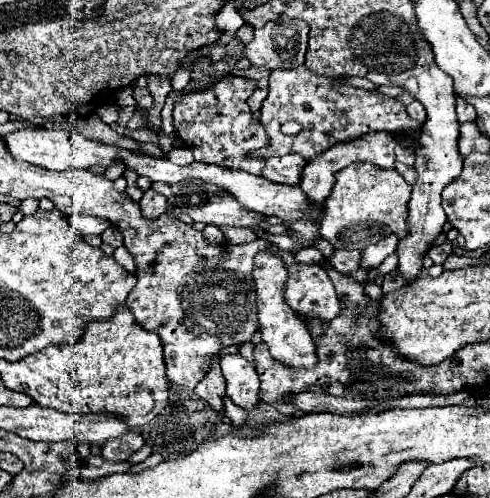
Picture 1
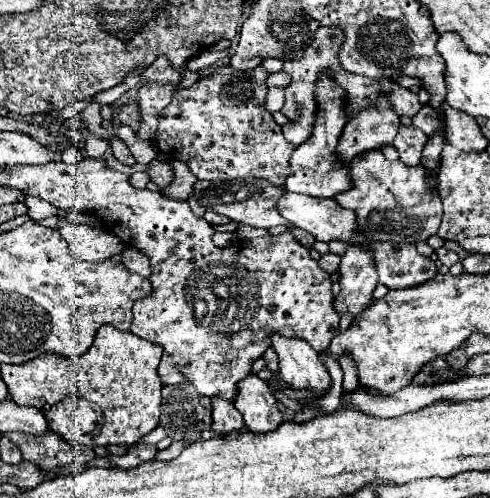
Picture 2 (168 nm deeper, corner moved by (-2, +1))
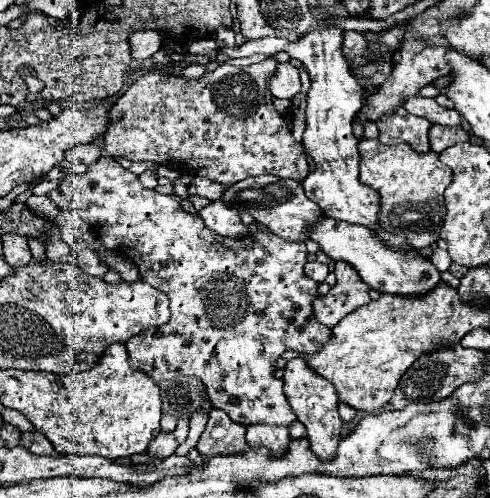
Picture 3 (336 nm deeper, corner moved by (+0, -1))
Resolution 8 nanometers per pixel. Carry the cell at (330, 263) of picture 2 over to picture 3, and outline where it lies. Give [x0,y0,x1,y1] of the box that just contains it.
[304,261,328,283]

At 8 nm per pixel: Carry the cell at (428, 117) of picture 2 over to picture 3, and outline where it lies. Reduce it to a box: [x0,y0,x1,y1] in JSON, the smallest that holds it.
[430,125,470,153]

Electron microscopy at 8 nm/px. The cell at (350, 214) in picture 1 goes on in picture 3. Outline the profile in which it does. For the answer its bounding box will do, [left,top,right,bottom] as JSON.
[360,139,452,249]

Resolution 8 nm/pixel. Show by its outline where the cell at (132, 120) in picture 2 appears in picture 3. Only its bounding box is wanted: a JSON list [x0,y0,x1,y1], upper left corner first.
[104,57,308,185]

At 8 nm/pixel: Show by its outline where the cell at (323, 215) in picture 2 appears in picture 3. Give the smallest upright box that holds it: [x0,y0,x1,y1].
[310,217,440,295]

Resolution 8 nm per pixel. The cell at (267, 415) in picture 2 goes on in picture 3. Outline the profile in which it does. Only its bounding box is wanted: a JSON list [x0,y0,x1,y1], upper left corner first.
[246,425,290,457]

